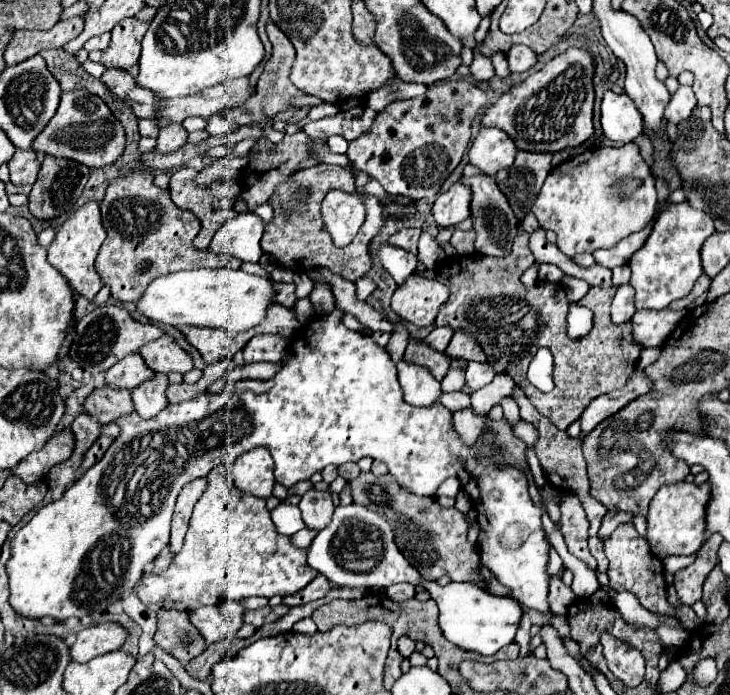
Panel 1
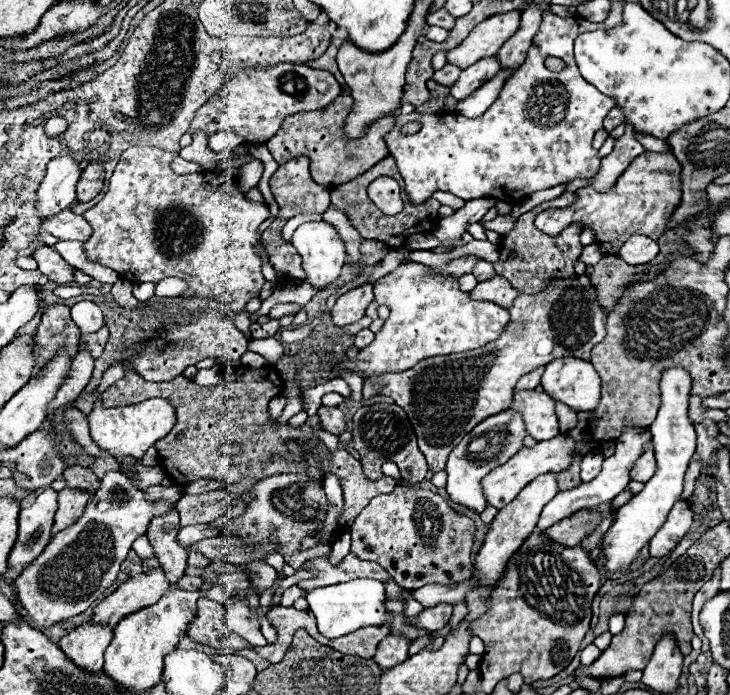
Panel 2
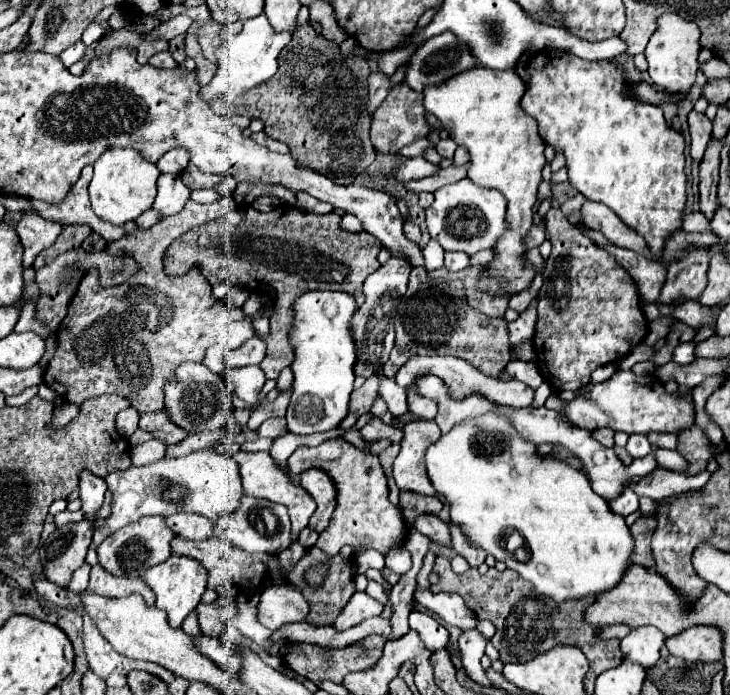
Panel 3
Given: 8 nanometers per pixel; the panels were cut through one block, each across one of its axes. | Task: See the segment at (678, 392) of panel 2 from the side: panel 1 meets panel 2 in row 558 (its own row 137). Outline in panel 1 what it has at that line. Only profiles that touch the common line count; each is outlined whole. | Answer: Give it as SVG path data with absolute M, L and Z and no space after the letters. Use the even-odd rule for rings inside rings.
M604 92L602 98L602 130L612 142L626 144L642 134L642 114L636 110L634 102L626 94Z

